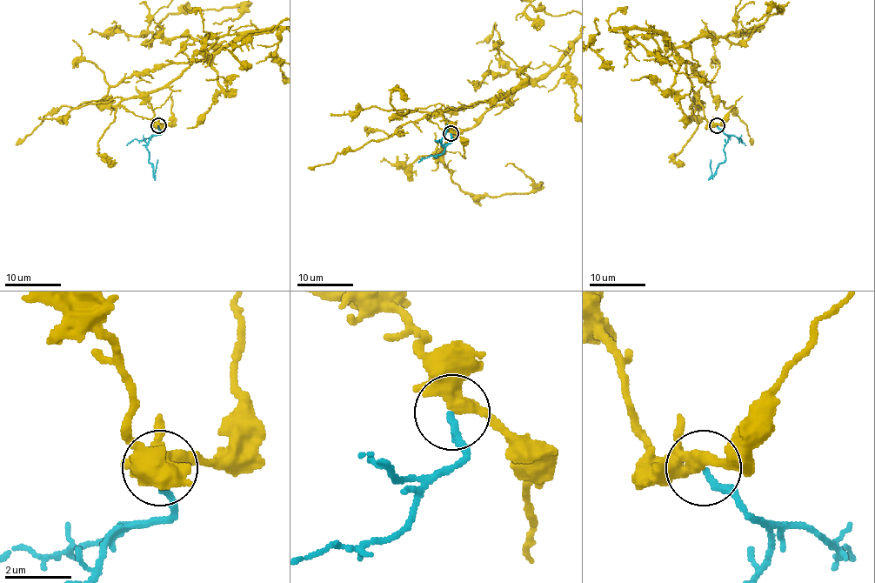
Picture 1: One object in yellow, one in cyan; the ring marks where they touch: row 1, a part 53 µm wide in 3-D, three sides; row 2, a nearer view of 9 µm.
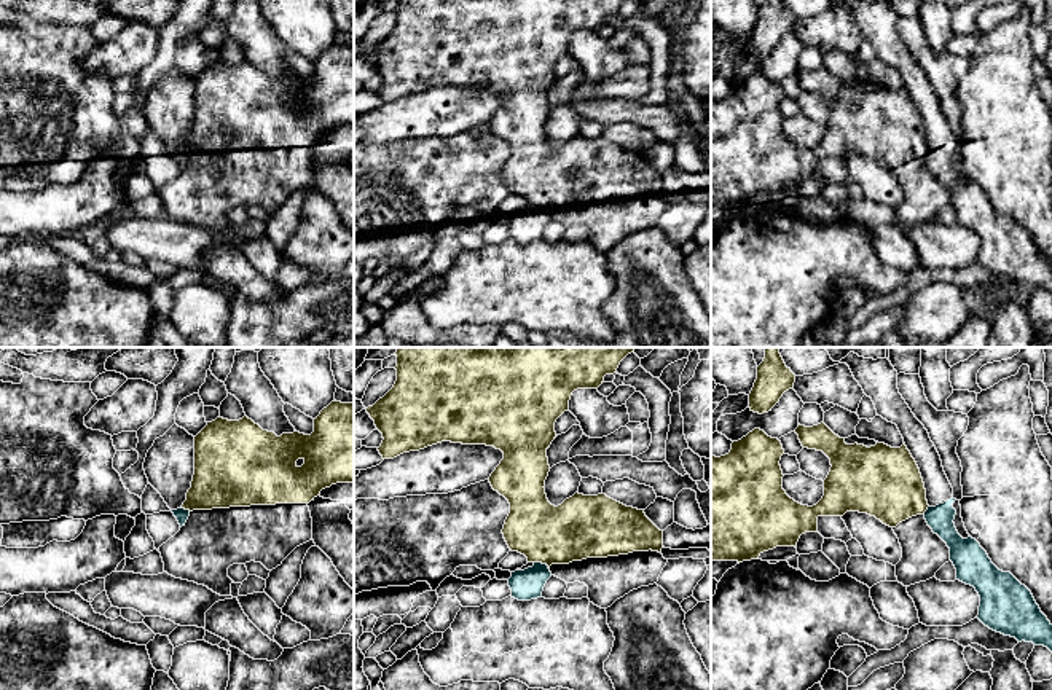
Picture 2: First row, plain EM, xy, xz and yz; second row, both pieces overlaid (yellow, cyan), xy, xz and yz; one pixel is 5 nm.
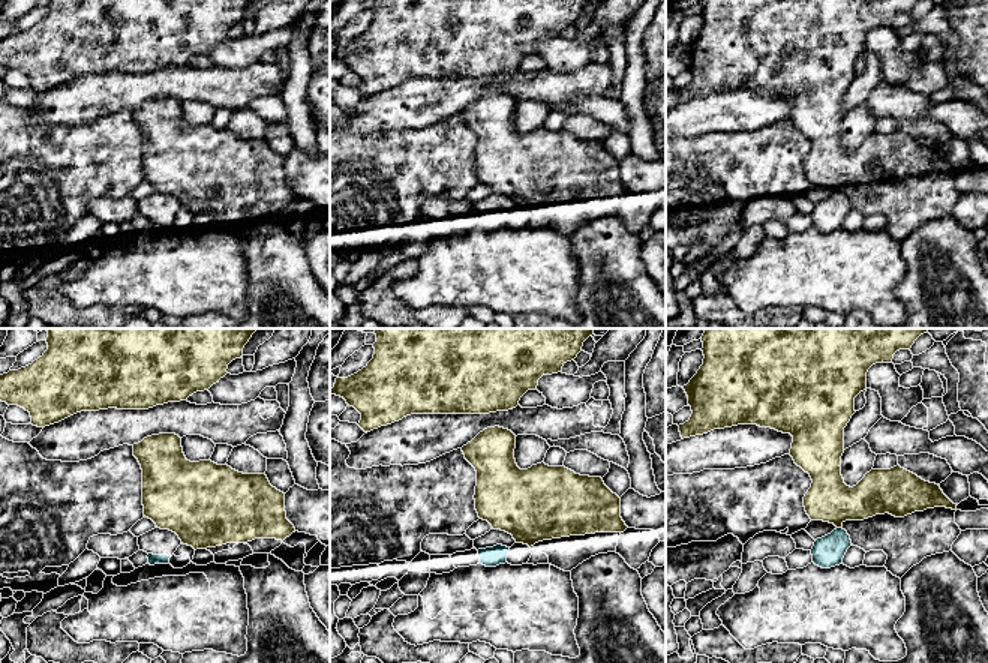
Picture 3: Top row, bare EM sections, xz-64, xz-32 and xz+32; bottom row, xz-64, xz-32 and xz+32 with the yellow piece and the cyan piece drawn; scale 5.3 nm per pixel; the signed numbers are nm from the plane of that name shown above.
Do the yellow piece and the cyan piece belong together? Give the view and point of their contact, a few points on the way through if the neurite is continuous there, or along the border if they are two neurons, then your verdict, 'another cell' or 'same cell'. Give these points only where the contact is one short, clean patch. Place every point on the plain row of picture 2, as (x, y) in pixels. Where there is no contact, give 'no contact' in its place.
xz (542, 206) | along xz (534, 204), (549, 209) | another cell

